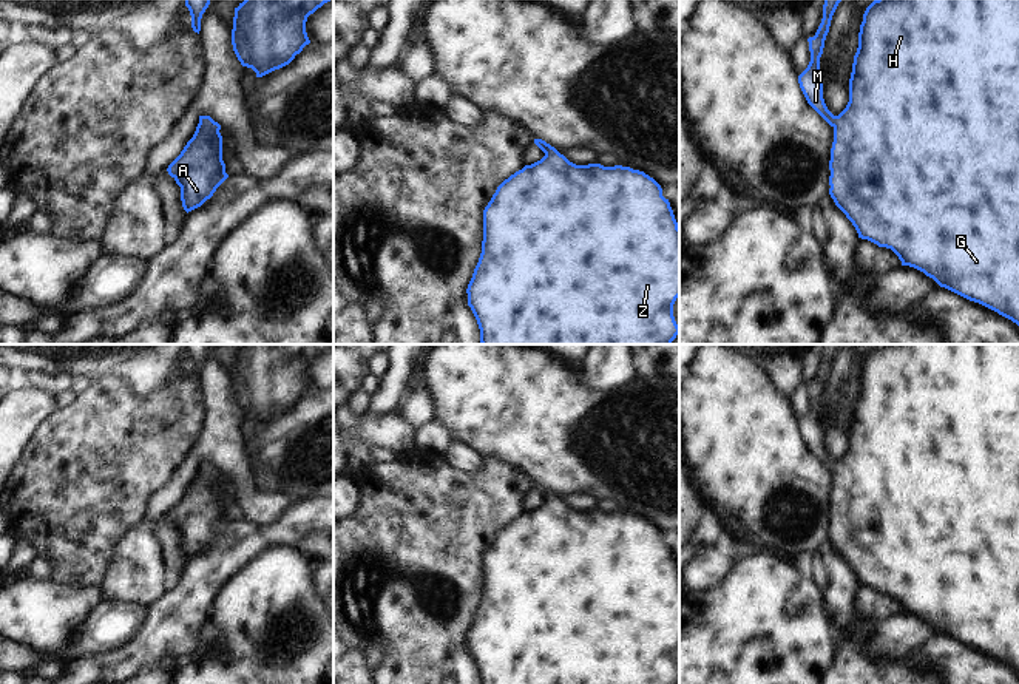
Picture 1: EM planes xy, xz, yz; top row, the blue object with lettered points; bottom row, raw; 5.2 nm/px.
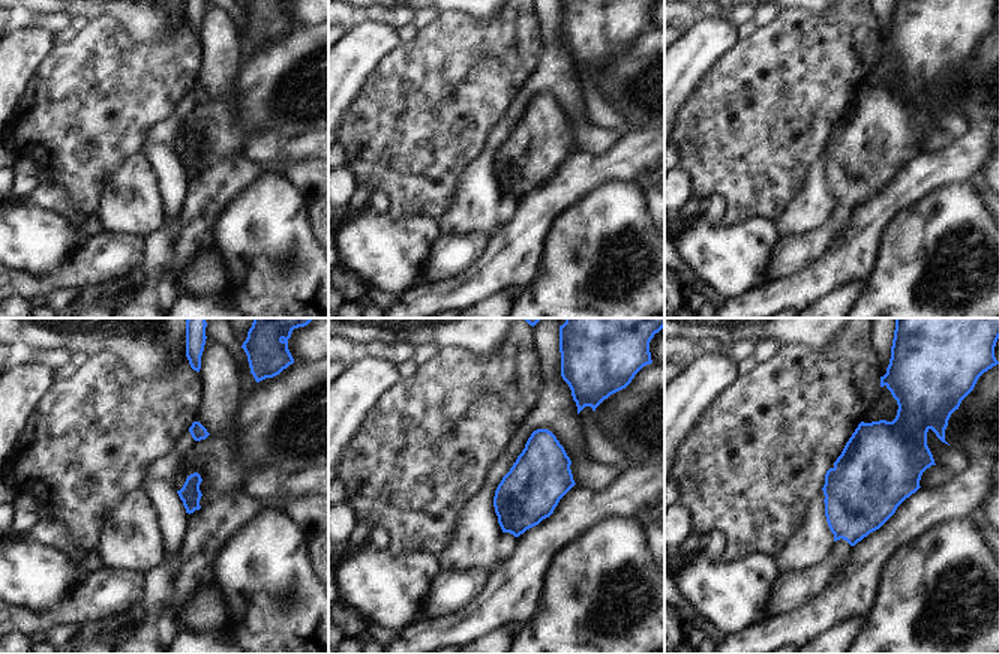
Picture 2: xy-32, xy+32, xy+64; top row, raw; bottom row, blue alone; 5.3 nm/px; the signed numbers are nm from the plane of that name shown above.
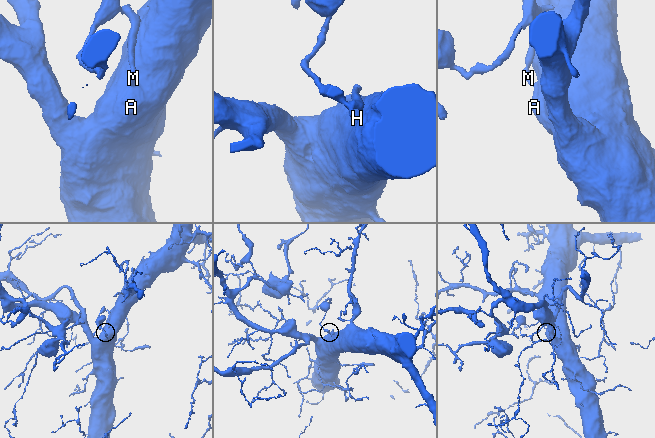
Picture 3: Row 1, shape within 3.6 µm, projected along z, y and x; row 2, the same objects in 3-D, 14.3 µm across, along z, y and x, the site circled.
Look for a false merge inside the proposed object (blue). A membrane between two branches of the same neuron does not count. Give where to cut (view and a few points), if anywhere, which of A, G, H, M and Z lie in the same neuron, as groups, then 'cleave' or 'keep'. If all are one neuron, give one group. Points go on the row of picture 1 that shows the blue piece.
cut none; groups A G H M Z; keep

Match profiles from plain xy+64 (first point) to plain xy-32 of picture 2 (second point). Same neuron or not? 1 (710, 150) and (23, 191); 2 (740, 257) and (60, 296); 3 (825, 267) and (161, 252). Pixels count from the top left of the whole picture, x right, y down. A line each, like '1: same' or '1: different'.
1: different
2: different
3: same

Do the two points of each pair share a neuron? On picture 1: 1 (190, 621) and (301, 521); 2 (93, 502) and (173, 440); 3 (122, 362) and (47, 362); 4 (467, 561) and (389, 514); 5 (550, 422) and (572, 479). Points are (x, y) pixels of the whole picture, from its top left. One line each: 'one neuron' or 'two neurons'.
1: one neuron
2: one neuron
3: one neuron
4: one neuron
5: one neuron

